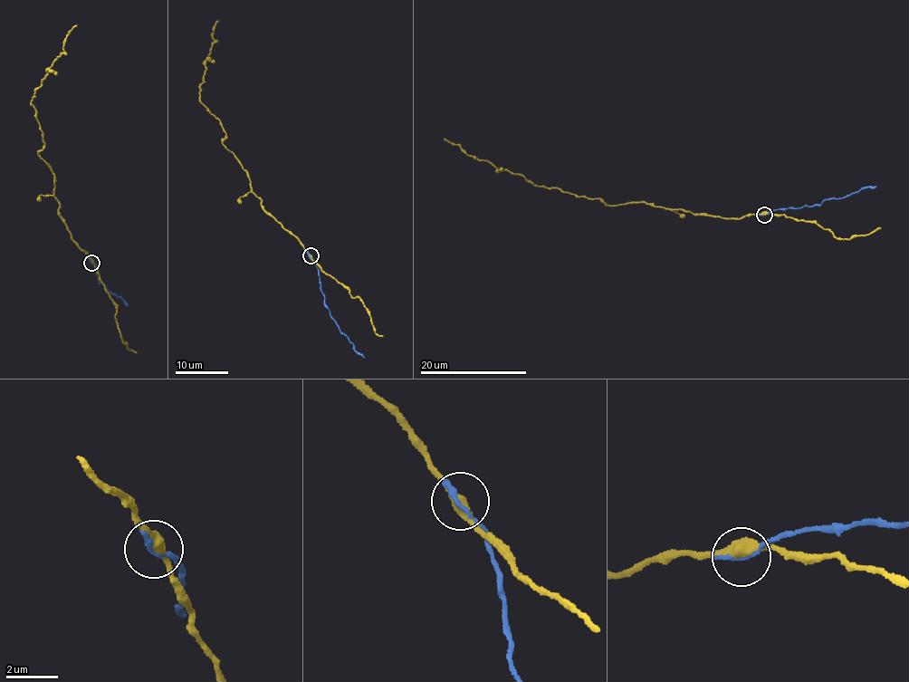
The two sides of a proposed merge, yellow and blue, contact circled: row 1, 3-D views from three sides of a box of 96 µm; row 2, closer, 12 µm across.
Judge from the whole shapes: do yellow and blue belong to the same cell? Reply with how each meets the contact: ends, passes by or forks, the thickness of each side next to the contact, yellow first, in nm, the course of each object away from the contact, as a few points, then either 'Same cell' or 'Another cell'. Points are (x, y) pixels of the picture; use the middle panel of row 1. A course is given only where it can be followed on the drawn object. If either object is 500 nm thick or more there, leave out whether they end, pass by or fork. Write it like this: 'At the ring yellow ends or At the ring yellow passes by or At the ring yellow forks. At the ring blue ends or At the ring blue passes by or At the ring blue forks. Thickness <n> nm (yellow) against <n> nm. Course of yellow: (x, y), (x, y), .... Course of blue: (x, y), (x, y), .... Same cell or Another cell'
At the ring yellow passes by. At the ring blue ends. Thickness 400 nm (yellow) against 220 nm. Course of yellow: (310, 255), (263, 207), (248, 170), (223, 143), (220, 119), (200, 100), (219, 21). Course of blue: (310, 255), (319, 271), (324, 302), (331, 318), (353, 348), (364, 357). Another cell

